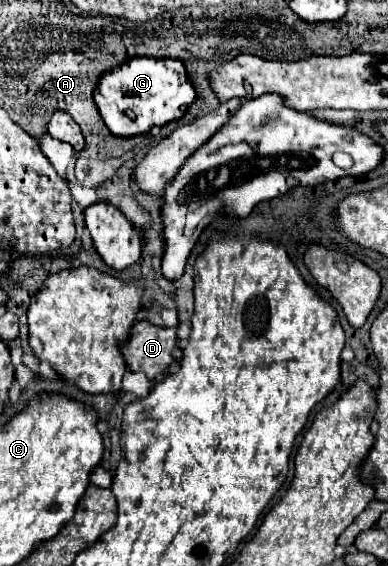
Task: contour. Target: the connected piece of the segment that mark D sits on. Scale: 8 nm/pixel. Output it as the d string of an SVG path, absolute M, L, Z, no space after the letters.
M137 321L131 327L129 339L121 345L121 353L123 353L127 369L129 371L143 371L151 381L155 377L163 375L173 363L173 349L177 347L175 331L177 331L177 327L159 327L159 325L147 323L147 321Z

